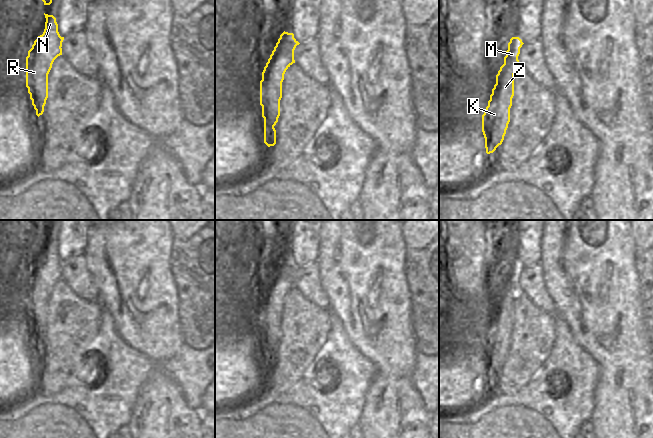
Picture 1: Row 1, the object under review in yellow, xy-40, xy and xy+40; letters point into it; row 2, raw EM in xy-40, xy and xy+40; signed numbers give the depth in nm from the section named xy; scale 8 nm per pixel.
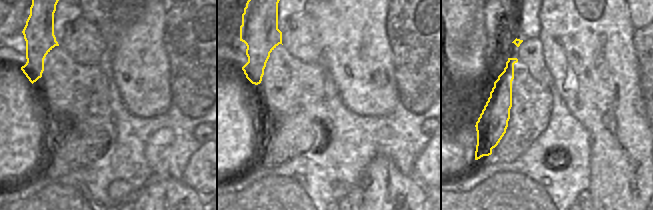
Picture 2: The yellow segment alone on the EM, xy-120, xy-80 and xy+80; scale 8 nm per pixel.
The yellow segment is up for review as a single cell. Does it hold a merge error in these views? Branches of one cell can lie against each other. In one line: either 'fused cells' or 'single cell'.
single cell

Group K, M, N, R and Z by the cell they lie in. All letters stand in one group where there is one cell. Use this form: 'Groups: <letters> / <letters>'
Groups: K M N R Z

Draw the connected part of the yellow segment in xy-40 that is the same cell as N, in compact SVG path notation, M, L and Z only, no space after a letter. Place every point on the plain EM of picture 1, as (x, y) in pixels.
M44 239L44 256L34 265L26 281L26 311L38 341L43 338L48 322L48 298L54 284L62 279L64 264L58 256L56 242L53 239Z

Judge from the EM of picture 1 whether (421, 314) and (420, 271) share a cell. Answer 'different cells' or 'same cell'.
same cell

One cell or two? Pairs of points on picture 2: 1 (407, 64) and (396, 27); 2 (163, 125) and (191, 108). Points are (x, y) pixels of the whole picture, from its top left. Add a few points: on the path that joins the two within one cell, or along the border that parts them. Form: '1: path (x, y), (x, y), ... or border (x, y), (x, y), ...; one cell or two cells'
1: path (407, 55), (407, 38), (405, 36); one cell
2: border (172, 103), (189, 117), (200, 117), (205, 113); two cells

